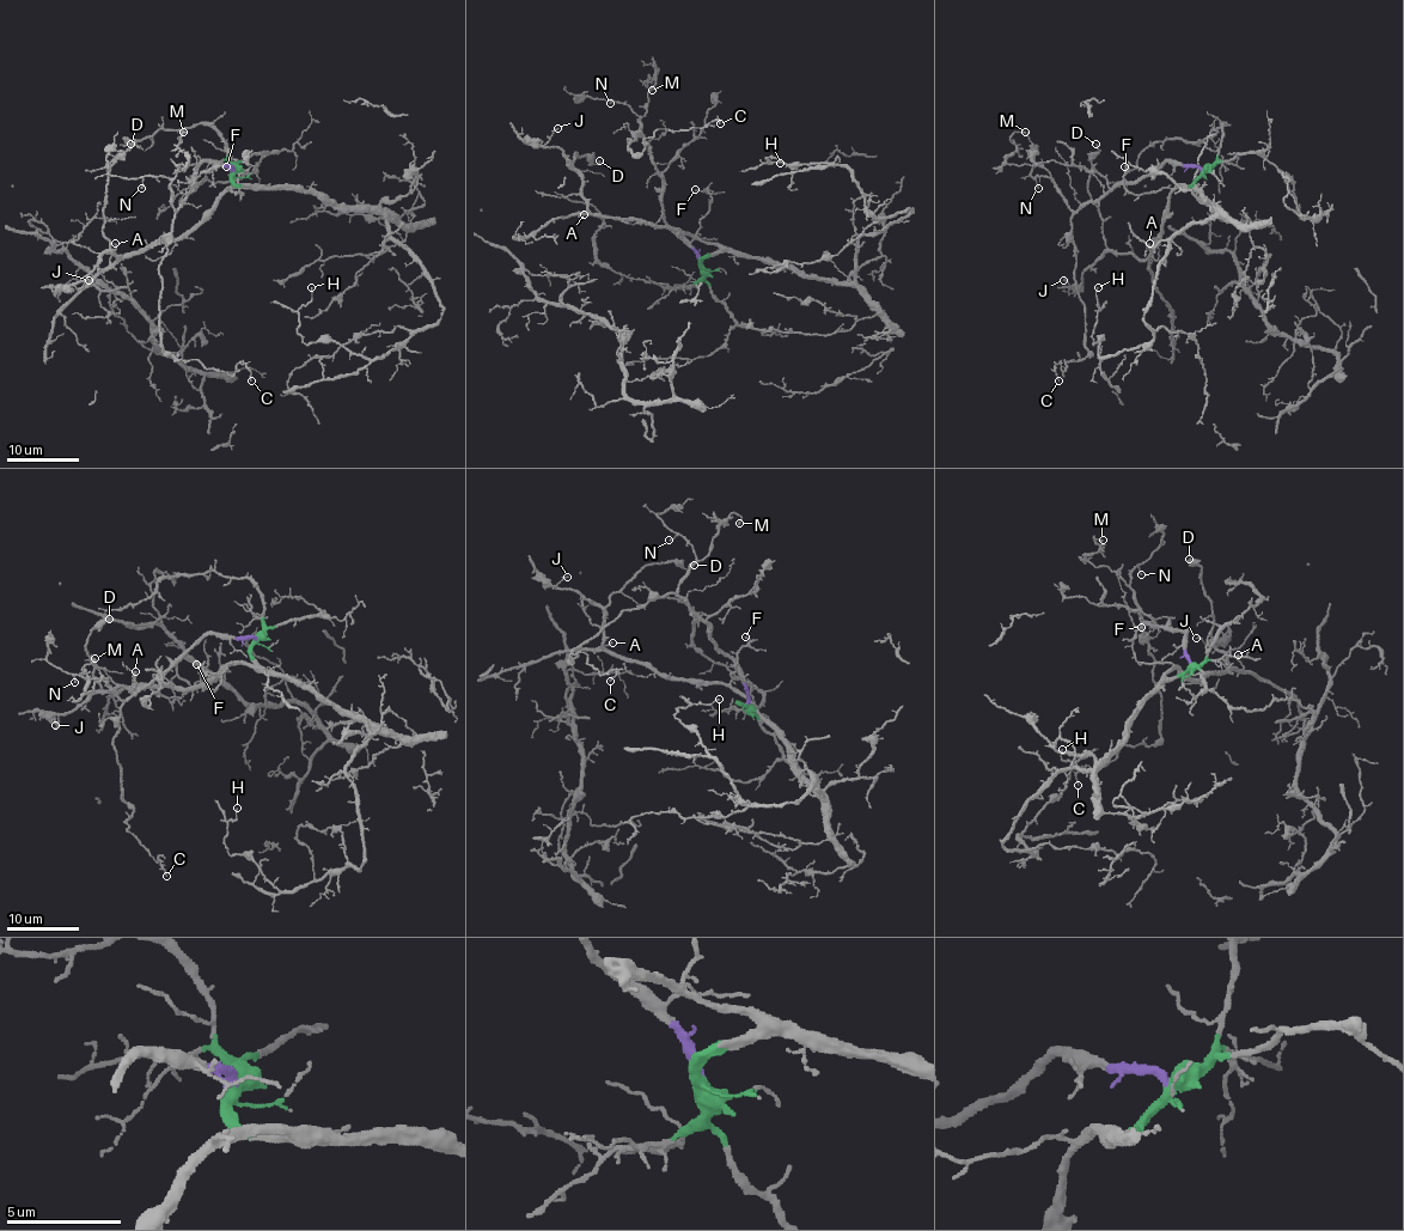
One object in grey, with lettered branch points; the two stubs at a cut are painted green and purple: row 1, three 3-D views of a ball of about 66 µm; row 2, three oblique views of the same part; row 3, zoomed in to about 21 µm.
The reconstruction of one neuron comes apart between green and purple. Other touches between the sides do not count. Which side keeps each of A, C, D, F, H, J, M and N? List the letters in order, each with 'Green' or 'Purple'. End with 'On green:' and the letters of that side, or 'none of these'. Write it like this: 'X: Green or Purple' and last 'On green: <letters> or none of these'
A: Green
C: Purple
D: Green
F: Green
H: Green
J: Green
M: Purple
N: Purple
On green: A, D, F, H, J

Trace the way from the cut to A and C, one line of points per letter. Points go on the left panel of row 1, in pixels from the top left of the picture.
A: (233, 170), (237, 184), (250, 187), (230, 188), (181, 236), (151, 241), (111, 261), (115, 243)
C: (233, 170), (203, 160), (174, 218), (158, 267), (160, 347), (231, 376), (242, 363), (251, 382)

